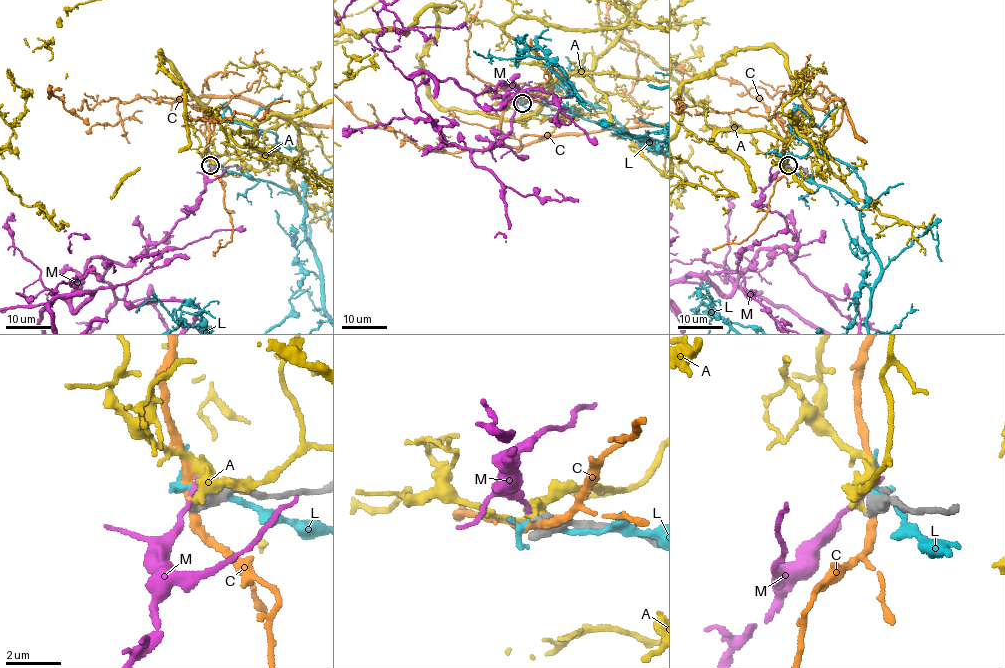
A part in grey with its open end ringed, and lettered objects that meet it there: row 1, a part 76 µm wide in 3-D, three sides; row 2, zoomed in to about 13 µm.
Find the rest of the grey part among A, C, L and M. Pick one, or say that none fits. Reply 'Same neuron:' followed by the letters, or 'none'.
Same neuron: none

